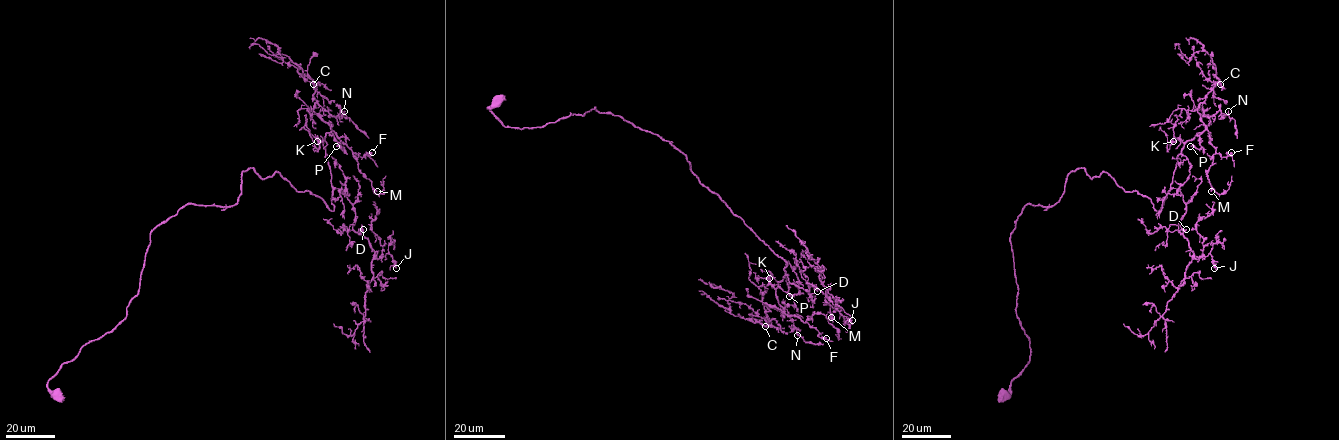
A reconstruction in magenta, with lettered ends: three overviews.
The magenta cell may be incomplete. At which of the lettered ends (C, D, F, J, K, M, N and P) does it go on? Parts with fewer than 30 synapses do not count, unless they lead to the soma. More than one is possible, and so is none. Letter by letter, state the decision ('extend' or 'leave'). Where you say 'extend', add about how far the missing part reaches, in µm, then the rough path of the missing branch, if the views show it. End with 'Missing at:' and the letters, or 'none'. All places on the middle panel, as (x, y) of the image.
C: leave
D: leave
F: leave
J: leave
K: leave
M: leave
N: leave
P: leave
Missing at: none

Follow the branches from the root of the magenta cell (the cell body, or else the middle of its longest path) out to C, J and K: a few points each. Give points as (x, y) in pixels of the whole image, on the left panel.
C: (55, 395), (47, 382), (125, 318), (150, 233), (186, 205), (233, 206), (253, 168), (334, 211), (313, 84)
J: (55, 395), (126, 316), (150, 233), (188, 204), (233, 206), (248, 168), (332, 211), (338, 188), (396, 268)
K: (55, 395), (47, 382), (125, 318), (150, 233), (186, 205), (233, 206), (253, 168), (333, 211), (317, 141)

